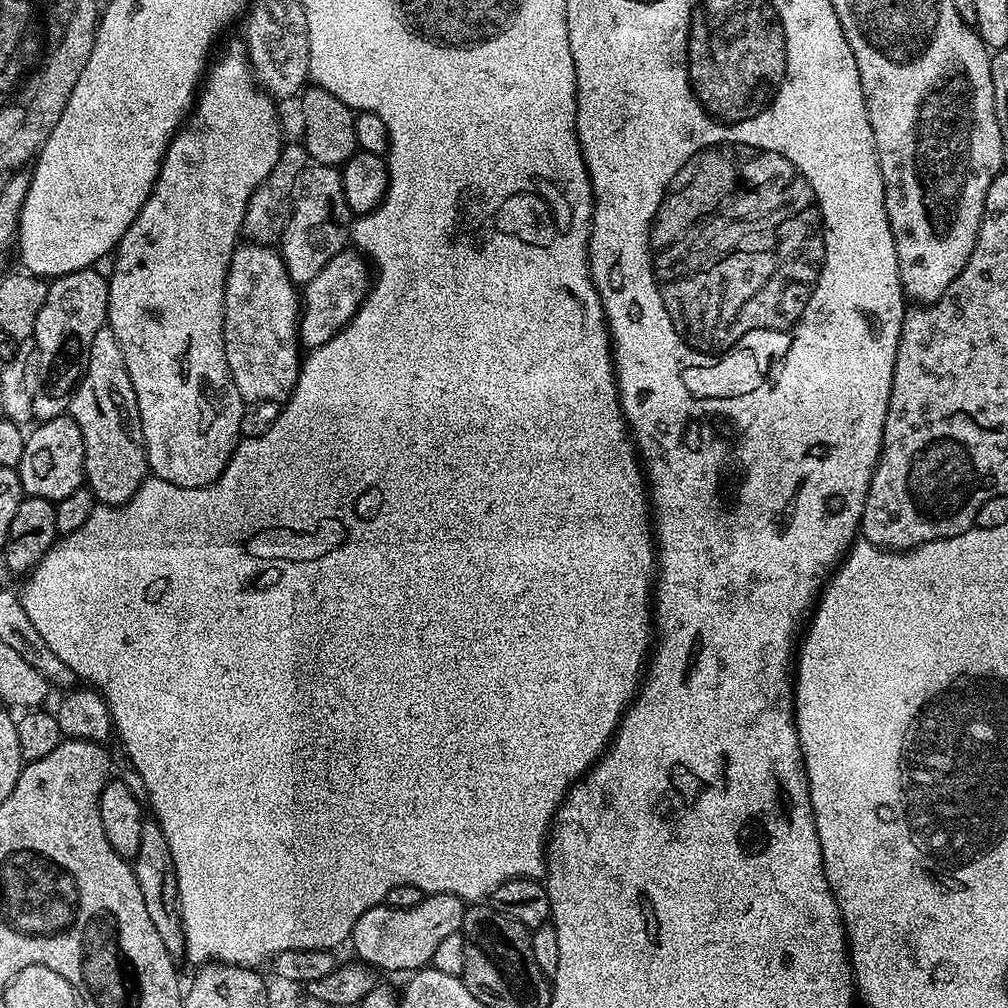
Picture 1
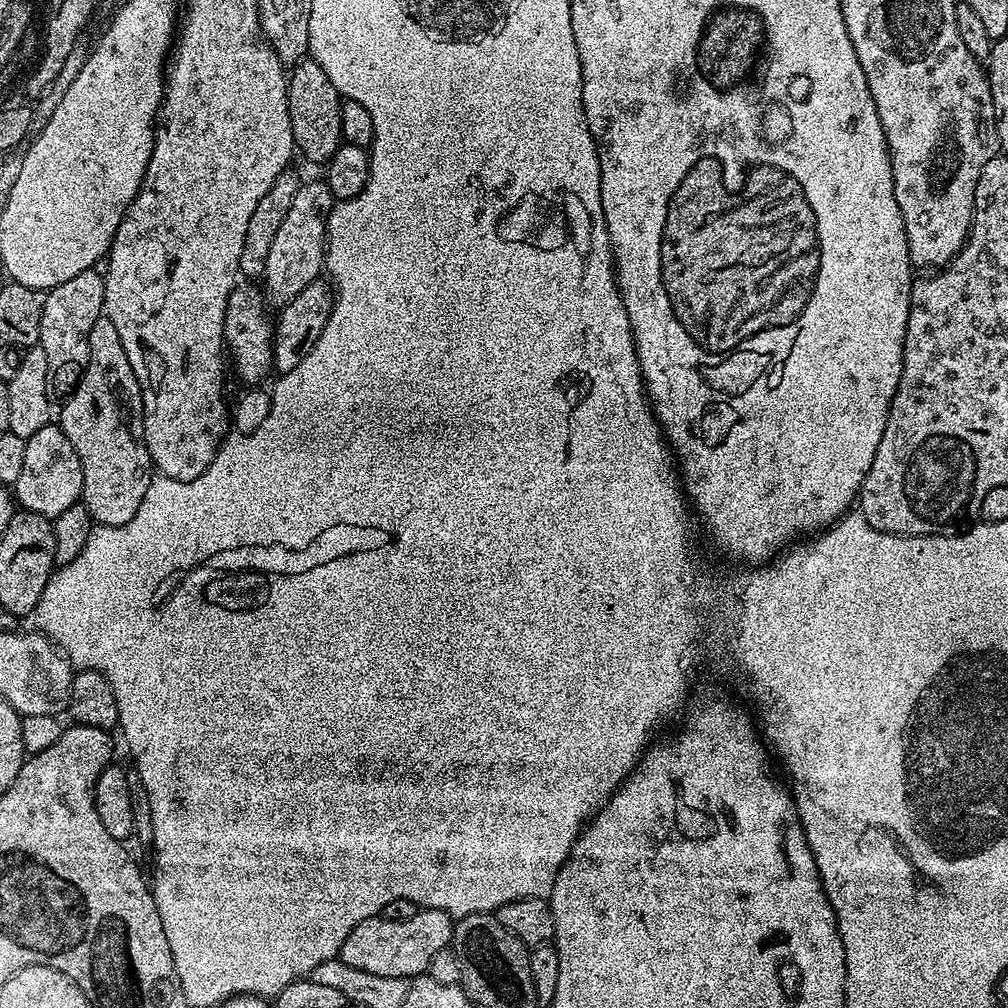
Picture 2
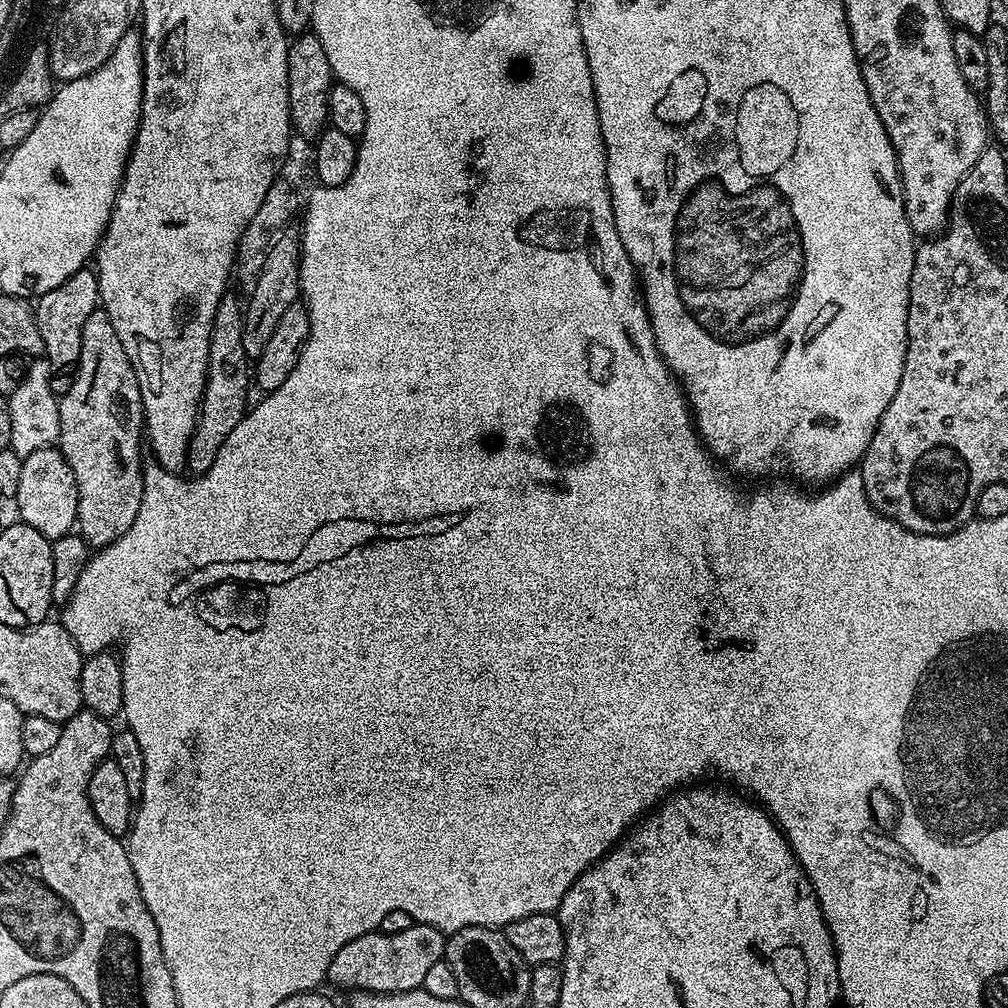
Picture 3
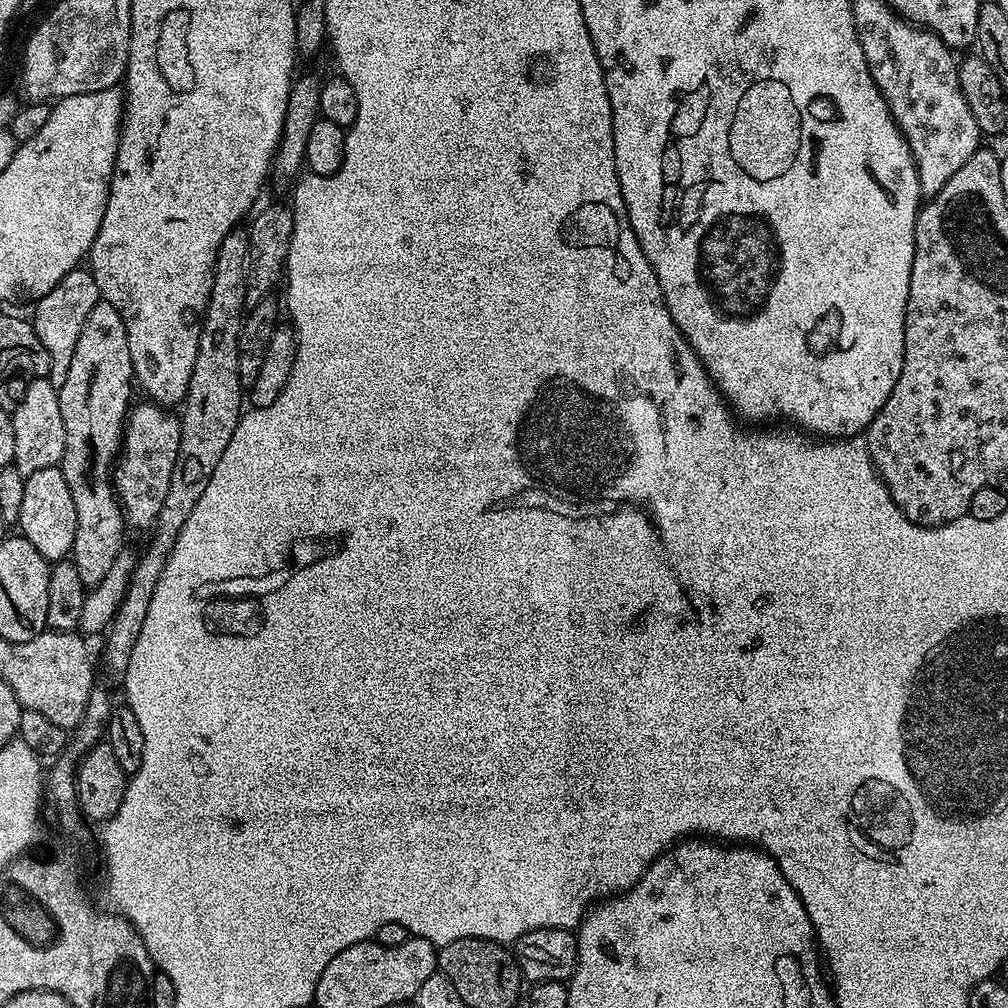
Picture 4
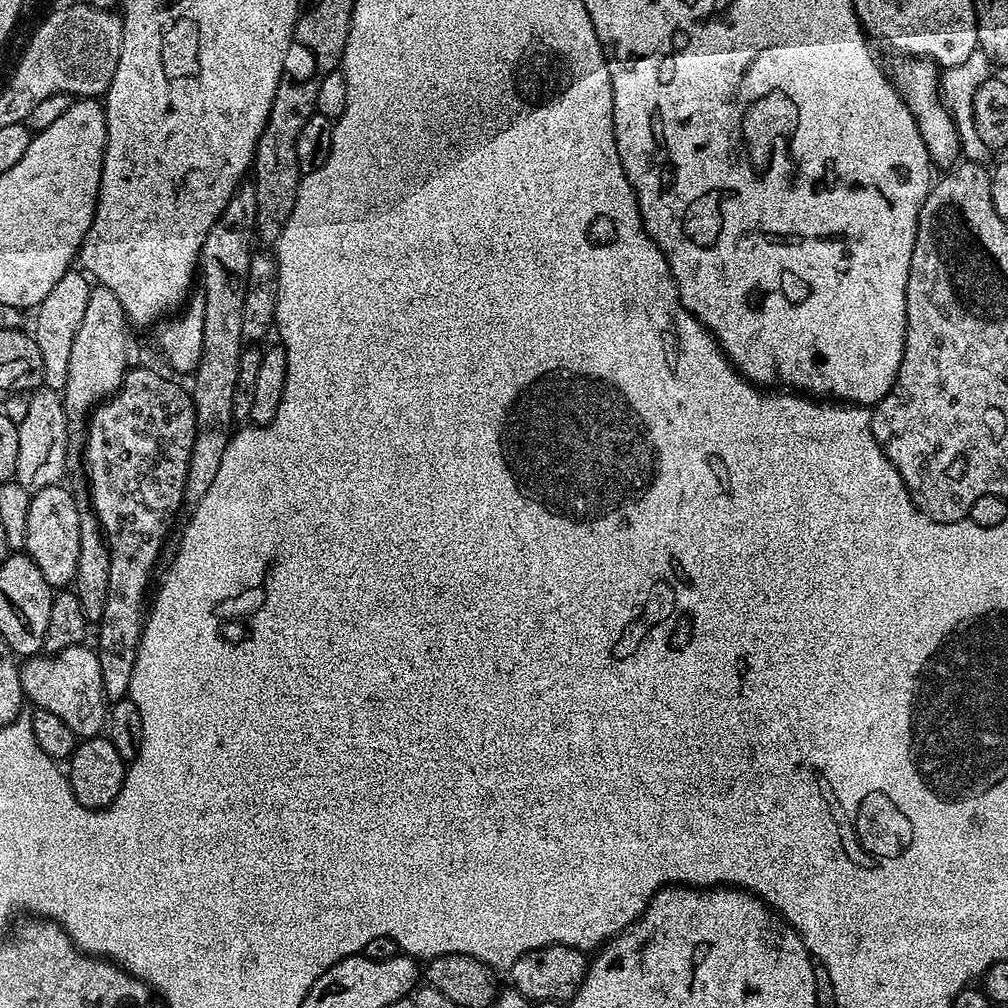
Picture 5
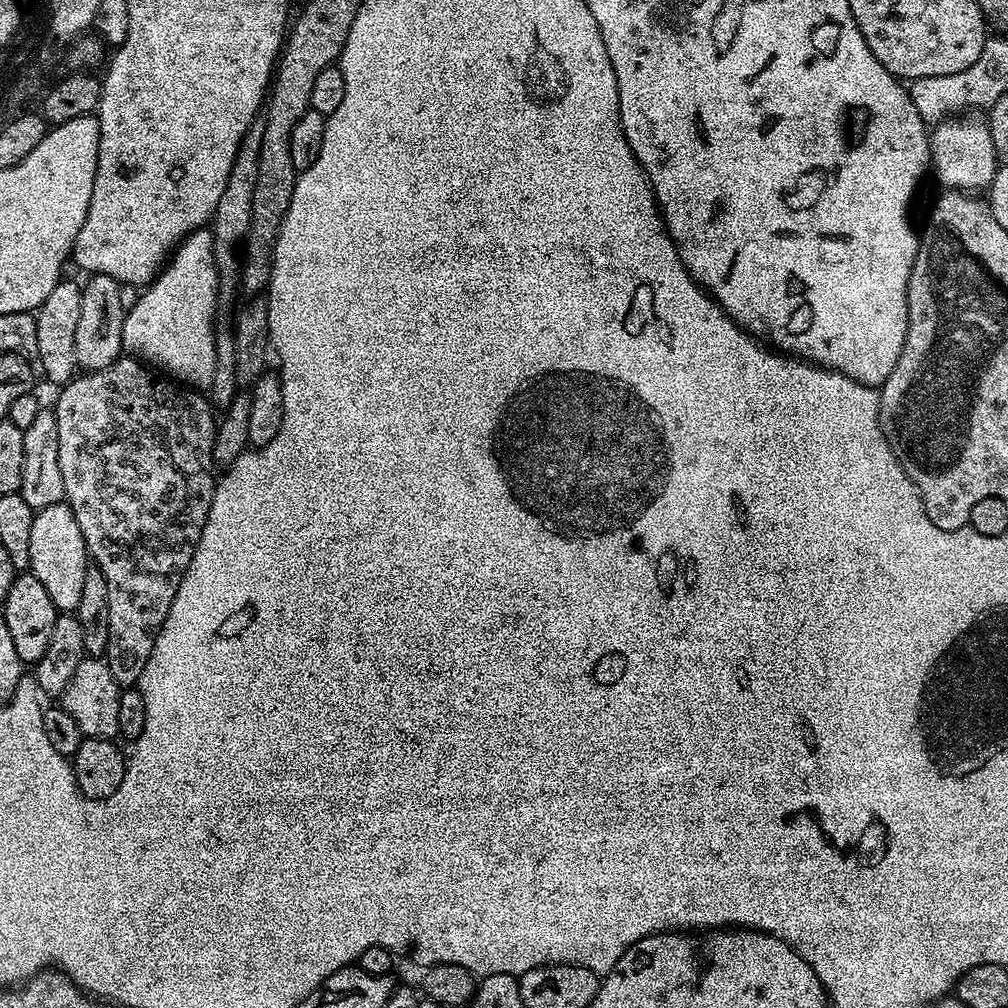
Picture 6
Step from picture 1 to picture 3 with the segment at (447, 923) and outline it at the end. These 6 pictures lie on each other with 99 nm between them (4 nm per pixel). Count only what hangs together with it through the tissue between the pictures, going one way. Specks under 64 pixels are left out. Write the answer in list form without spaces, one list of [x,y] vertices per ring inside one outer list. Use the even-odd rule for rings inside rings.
[[[412,923],[410,930],[399,934],[382,934],[378,930],[367,932],[354,942],[346,942],[328,967],[327,979],[341,984],[347,990],[361,992],[409,992],[424,987],[426,973],[434,962],[444,959],[445,933],[429,924]]]

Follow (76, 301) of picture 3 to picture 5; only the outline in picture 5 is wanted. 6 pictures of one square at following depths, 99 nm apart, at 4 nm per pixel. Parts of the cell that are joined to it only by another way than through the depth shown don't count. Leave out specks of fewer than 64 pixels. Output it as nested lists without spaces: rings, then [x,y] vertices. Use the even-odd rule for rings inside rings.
[[[70,270],[62,274],[58,282],[54,282],[54,290],[50,290],[50,294],[46,294],[46,298],[42,298],[42,302],[34,309],[34,315],[36,315],[34,335],[38,342],[38,350],[42,350],[43,387],[51,388],[53,392],[63,393],[66,386],[66,374],[70,370],[70,346],[74,346],[74,334],[78,334],[78,325],[82,323],[82,318],[86,314],[86,302],[90,302],[92,290],[93,285],[83,271]]]

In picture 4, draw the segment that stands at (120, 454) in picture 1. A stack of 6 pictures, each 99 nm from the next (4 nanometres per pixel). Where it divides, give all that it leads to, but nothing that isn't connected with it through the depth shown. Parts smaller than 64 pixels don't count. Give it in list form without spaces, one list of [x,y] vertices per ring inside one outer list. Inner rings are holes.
[[[101,299],[94,310],[86,314],[82,334],[78,334],[78,346],[74,346],[74,358],[70,358],[70,370],[66,370],[66,382],[62,382],[58,390],[64,427],[64,457],[60,459],[58,466],[66,478],[66,486],[70,486],[70,498],[74,498],[74,514],[78,514],[78,530],[74,534],[70,559],[78,566],[78,574],[82,574],[84,587],[89,590],[105,583],[104,579],[111,574],[112,567],[124,548],[126,521],[124,510],[120,507],[120,497],[116,494],[114,469],[120,454],[124,425],[133,403],[132,388],[134,389],[134,373],[124,319],[114,306],[110,306],[110,302]]]

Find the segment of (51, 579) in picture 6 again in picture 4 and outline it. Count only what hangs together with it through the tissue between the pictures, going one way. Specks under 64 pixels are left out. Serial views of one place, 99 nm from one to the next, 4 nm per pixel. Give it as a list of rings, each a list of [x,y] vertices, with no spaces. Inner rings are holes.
[[[59,466],[38,470],[26,477],[24,485],[26,490],[22,493],[22,510],[18,521],[19,535],[28,539],[30,546],[34,546],[34,550],[38,550],[42,558],[50,562],[65,559],[74,546],[74,534],[78,530],[78,514],[74,514],[74,498],[70,498],[70,486],[66,486],[66,478],[62,470]]]

